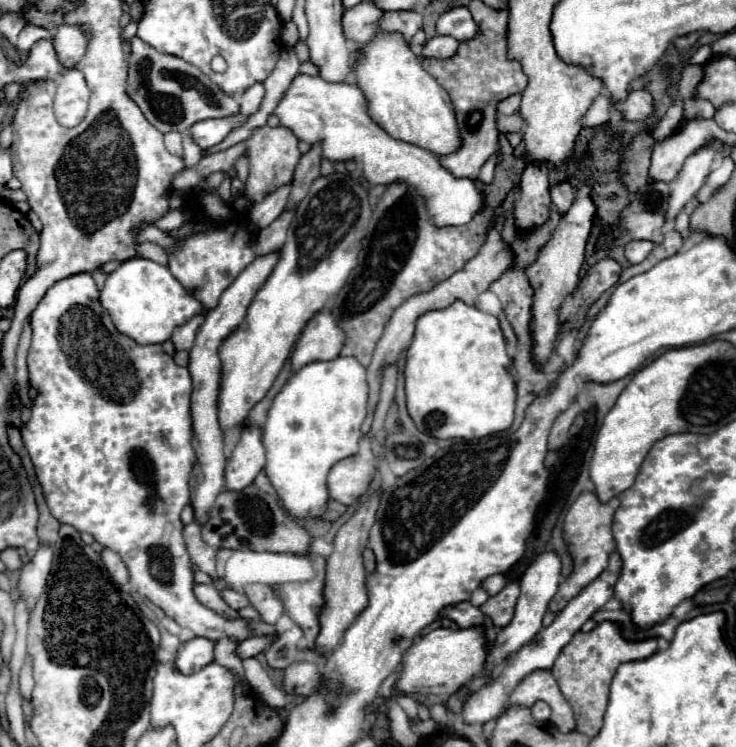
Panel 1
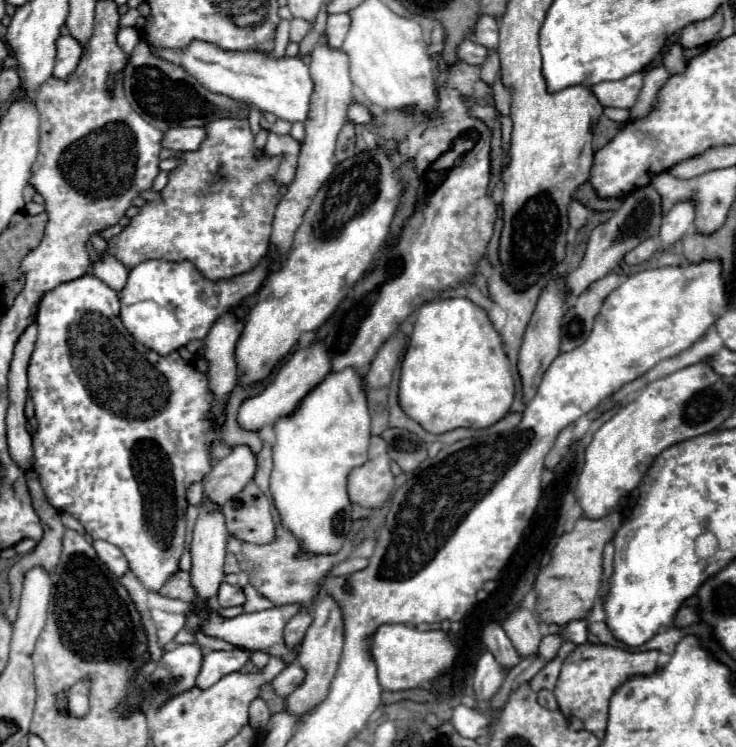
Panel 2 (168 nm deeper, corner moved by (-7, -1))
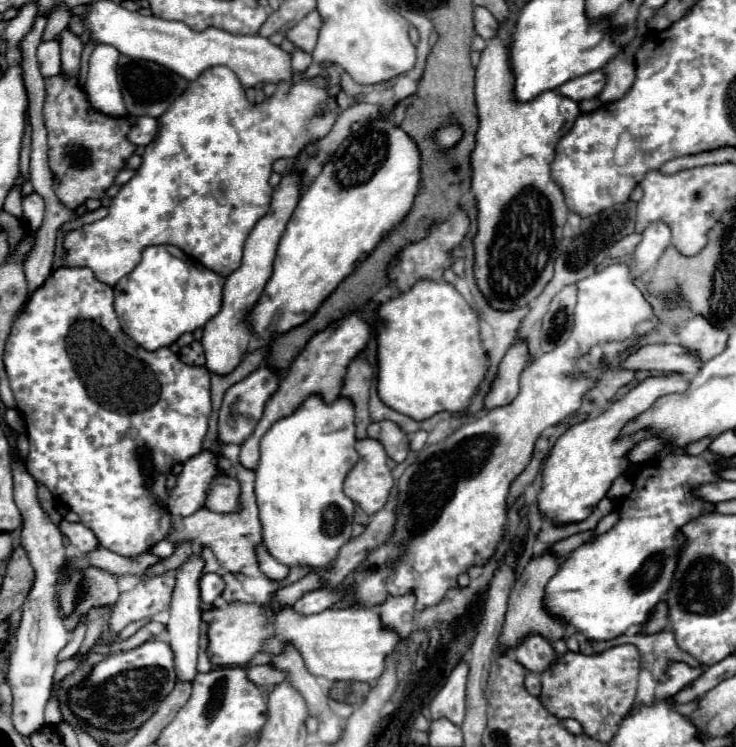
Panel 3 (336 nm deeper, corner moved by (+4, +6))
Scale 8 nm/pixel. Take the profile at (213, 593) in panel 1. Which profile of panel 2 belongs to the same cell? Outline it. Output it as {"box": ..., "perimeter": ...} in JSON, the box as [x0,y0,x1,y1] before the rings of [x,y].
{"box":[158,570,196,602],"perimeter":[[[182,570],[172,574],[172,578],[168,578],[168,582],[164,582],[164,586],[158,592],[166,598],[180,598],[184,602],[192,602],[196,598],[190,586],[190,576],[188,572],[182,572]]]}

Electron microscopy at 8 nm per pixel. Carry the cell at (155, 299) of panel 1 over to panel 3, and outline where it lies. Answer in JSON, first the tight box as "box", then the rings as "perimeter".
{"box":[115,245,225,351],"perimeter":[[[157,245],[141,253],[137,267],[115,285],[115,313],[121,329],[147,351],[169,347],[183,333],[203,327],[223,301],[225,277],[203,267],[179,247]]]}

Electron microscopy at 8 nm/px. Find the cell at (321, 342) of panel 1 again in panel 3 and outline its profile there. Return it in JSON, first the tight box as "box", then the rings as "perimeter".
{"box":[219,365,281,443],"perimeter":[[[263,365],[257,371],[253,371],[249,377],[231,385],[225,391],[223,405],[219,409],[219,439],[221,439],[221,443],[243,443],[251,435],[253,427],[259,423],[259,419],[263,415],[263,407],[275,395],[279,383],[281,383],[281,375],[275,369]]]}

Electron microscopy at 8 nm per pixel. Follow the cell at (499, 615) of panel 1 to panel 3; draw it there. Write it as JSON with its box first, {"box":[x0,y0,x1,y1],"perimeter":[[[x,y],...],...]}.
{"box":[513,633,557,673],"perimeter":[[[537,633],[525,635],[521,639],[521,643],[517,643],[513,647],[513,655],[525,669],[529,669],[533,673],[545,671],[545,667],[549,667],[549,663],[553,663],[553,659],[557,657],[557,653],[549,645],[549,641]]]}

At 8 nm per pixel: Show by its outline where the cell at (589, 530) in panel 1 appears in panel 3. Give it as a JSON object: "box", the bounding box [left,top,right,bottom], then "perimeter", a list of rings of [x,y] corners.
{"box":[499,547,567,649],"perimeter":[[[547,547],[541,555],[529,561],[529,565],[521,573],[521,577],[515,581],[515,587],[509,595],[509,609],[505,615],[505,627],[503,627],[499,643],[505,643],[505,647],[513,649],[513,643],[517,643],[517,639],[521,639],[525,631],[537,631],[539,635],[545,635],[547,639],[561,639],[565,635],[567,623],[559,617],[553,617],[545,605],[545,587],[549,579],[559,571],[559,567],[561,567],[561,557],[555,555],[551,547]]]}

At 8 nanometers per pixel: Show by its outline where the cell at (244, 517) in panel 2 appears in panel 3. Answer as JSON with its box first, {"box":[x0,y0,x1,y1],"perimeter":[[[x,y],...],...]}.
{"box":[205,475,241,513],"perimeter":[[[221,475],[209,489],[209,503],[205,507],[215,513],[237,513],[241,509],[241,485],[237,477]]]}

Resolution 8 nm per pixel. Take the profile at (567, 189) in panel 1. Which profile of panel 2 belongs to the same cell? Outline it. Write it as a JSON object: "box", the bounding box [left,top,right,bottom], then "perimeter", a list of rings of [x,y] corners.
{"box":[568,200,588,230],"perimeter":[[[574,200],[568,208],[568,218],[570,218],[570,226],[574,230],[582,230],[586,226],[586,220],[588,220],[588,210],[580,202]]]}

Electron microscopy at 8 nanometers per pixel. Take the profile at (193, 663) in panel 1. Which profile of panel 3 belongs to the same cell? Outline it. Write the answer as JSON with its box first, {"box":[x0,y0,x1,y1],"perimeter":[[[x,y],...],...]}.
{"box":[69,639,177,731],"perimeter":[[[151,639],[137,649],[121,651],[101,661],[93,669],[85,685],[69,693],[69,707],[77,717],[99,729],[109,729],[109,731],[137,729],[153,715],[159,703],[175,687],[175,683],[177,675],[169,643]]]}

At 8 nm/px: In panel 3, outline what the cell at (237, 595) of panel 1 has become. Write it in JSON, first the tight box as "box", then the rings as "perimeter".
{"box":[201,573,225,605],"perimeter":[[[205,573],[201,577],[201,601],[205,605],[211,605],[225,589],[225,583],[221,579],[221,575],[217,573]]]}

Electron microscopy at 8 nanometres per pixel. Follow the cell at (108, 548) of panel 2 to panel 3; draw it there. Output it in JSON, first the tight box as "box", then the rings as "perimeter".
{"box":[61,521,99,555],"perimeter":[[[61,521],[61,531],[67,537],[67,541],[75,549],[79,549],[81,553],[85,553],[85,555],[91,553],[91,551],[95,551],[99,547],[99,539],[83,523],[67,523],[67,521]]]}

